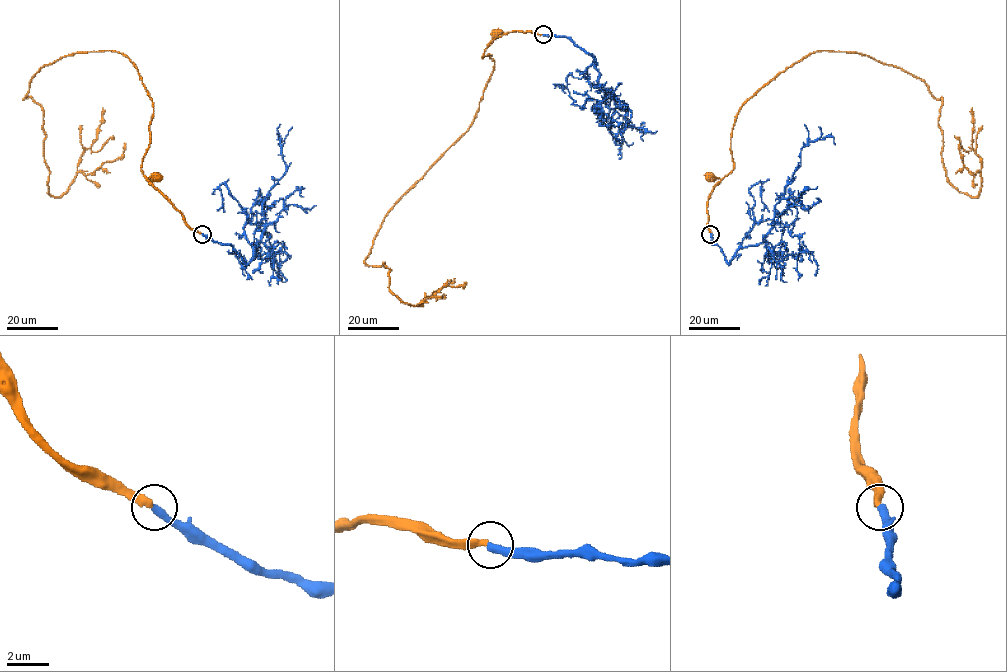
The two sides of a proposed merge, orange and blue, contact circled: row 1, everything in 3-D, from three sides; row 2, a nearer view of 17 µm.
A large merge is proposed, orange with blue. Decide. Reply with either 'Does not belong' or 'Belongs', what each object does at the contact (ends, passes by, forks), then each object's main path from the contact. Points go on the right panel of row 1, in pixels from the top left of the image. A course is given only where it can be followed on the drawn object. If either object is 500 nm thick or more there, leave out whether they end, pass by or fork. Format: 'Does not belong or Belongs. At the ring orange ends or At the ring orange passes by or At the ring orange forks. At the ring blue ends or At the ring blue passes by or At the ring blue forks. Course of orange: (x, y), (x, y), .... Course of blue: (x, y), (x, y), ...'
Belongs. At the ring orange ends. At the ring blue ends. Course of orange: (711, 234), (707, 202), (712, 188), (721, 180), (709, 178). Course of blue: (711, 234), (728, 263), (740, 248), (761, 242), (800, 150), (826, 136), (835, 144)

